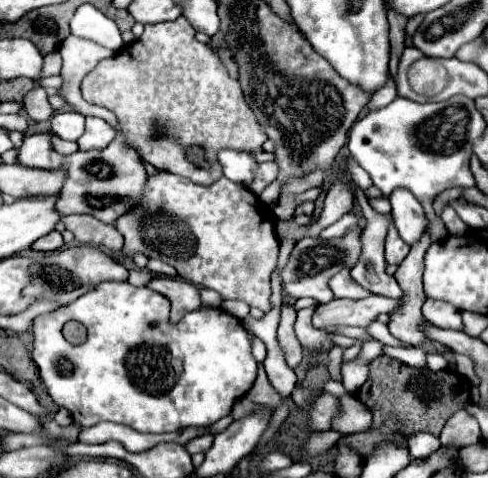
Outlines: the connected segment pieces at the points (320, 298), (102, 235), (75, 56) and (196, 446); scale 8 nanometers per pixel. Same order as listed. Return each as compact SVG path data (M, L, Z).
M354 225L350 227L342 237L338 239L314 239L314 237L304 237L296 243L296 247L290 253L288 265L282 269L282 287L284 291L294 297L312 297L318 303L328 303L334 299L334 293L328 289L328 281L342 269L350 269L358 263L358 257L362 253L362 227Z
M66 215L62 217L62 223L68 231L74 233L74 239L80 245L94 245L94 247L106 247L110 251L122 249L122 235L114 225L102 223L96 217L90 215Z
M68 35L62 45L60 45L60 55L62 55L62 77L64 77L64 85L60 87L60 95L72 103L80 113L92 113L96 117L102 117L106 123L110 123L112 127L118 127L116 117L112 115L112 111L104 109L104 107L94 107L90 103L86 103L80 95L80 81L86 73L90 73L98 61L114 57L116 51L106 49L90 39L82 39L82 37L74 37Z
M214 435L196 437L196 439L188 441L184 447L186 447L186 451L188 451L190 455L194 455L194 453L206 453L206 451L212 447L212 439L214 439Z

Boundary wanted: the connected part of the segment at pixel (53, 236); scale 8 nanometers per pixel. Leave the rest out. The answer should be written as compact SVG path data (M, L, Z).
M50 231L46 237L40 237L38 241L34 241L32 249L34 249L34 251L56 251L56 249L60 249L62 245L64 245L62 235L60 235L58 231Z

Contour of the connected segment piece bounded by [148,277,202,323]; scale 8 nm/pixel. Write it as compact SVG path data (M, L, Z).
M154 277L148 283L150 289L154 289L160 295L166 295L170 299L172 305L172 323L176 323L182 315L194 311L194 309L202 309L200 303L200 289L196 285L192 285L190 281L182 279L182 277Z

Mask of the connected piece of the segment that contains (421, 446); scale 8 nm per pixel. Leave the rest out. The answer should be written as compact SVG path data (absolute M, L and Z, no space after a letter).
M418 432L408 436L408 450L412 459L424 459L441 447L438 437L430 433Z

